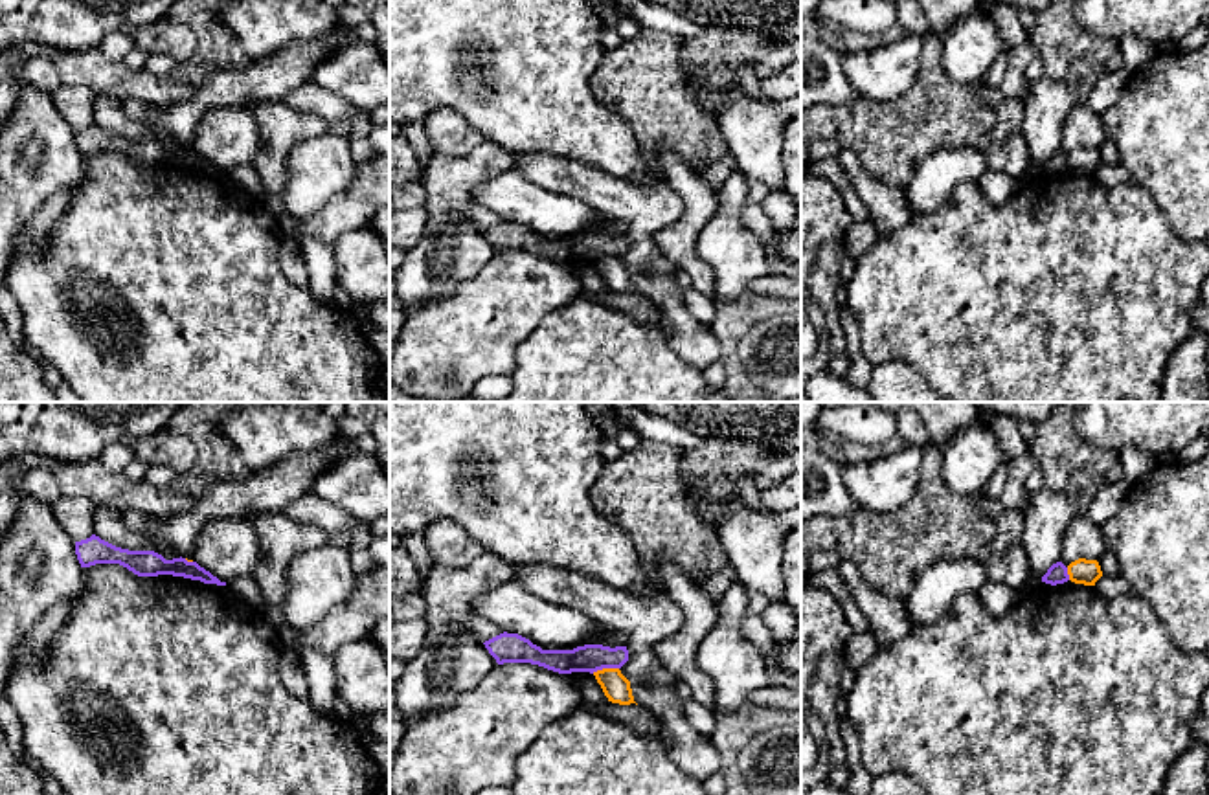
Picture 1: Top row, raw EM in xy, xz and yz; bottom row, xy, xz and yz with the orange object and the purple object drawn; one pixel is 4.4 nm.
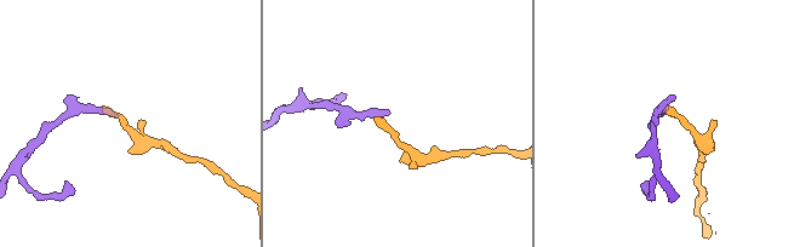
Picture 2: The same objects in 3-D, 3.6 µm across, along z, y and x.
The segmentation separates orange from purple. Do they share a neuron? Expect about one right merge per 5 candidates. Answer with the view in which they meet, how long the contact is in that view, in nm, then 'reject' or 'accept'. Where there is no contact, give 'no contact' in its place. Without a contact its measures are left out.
xz | 120 nm | reject

